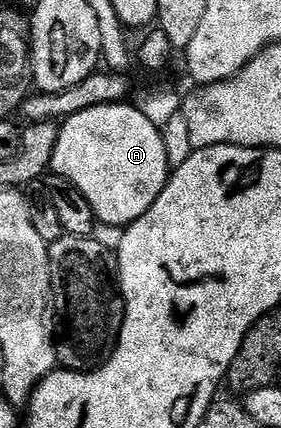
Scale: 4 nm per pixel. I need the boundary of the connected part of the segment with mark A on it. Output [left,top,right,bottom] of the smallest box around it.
[52,104,171,228]

